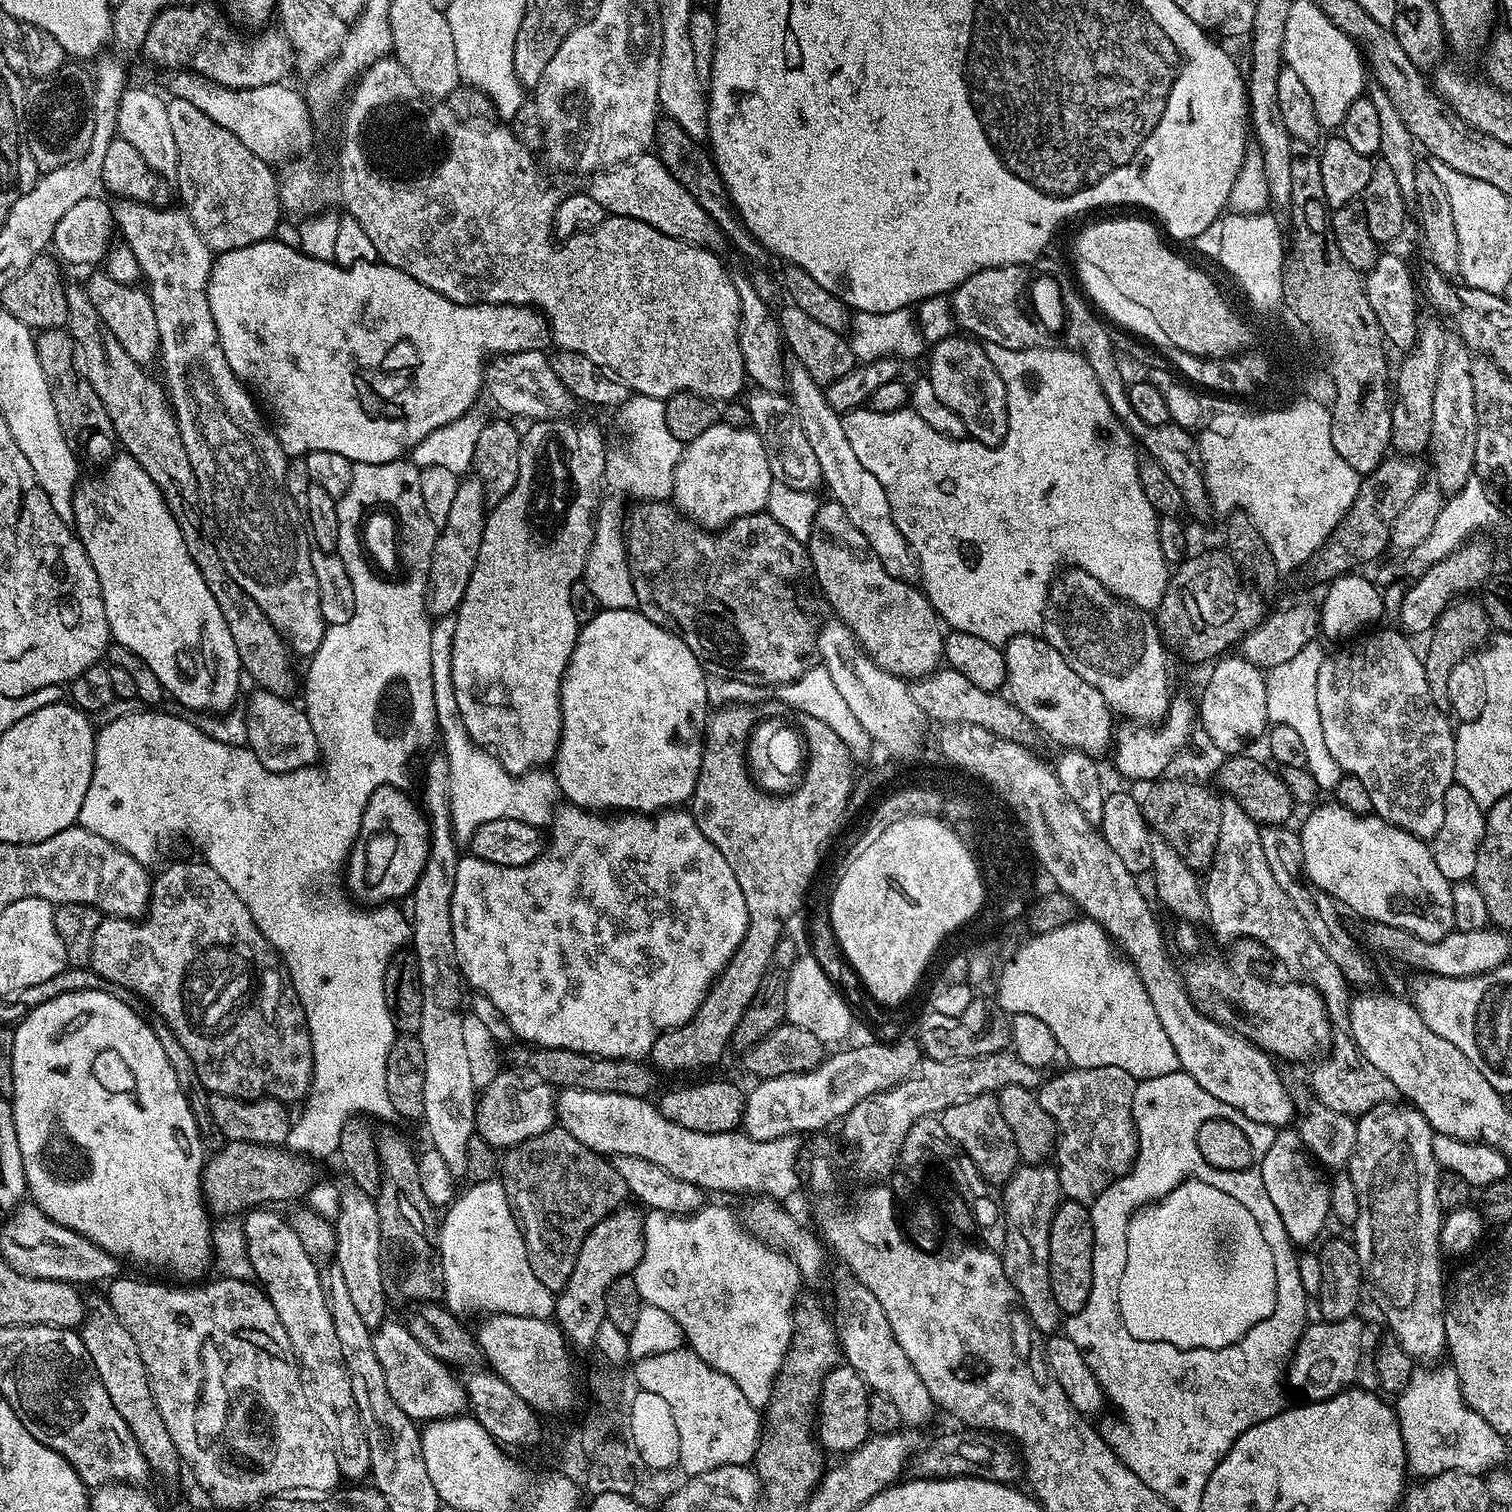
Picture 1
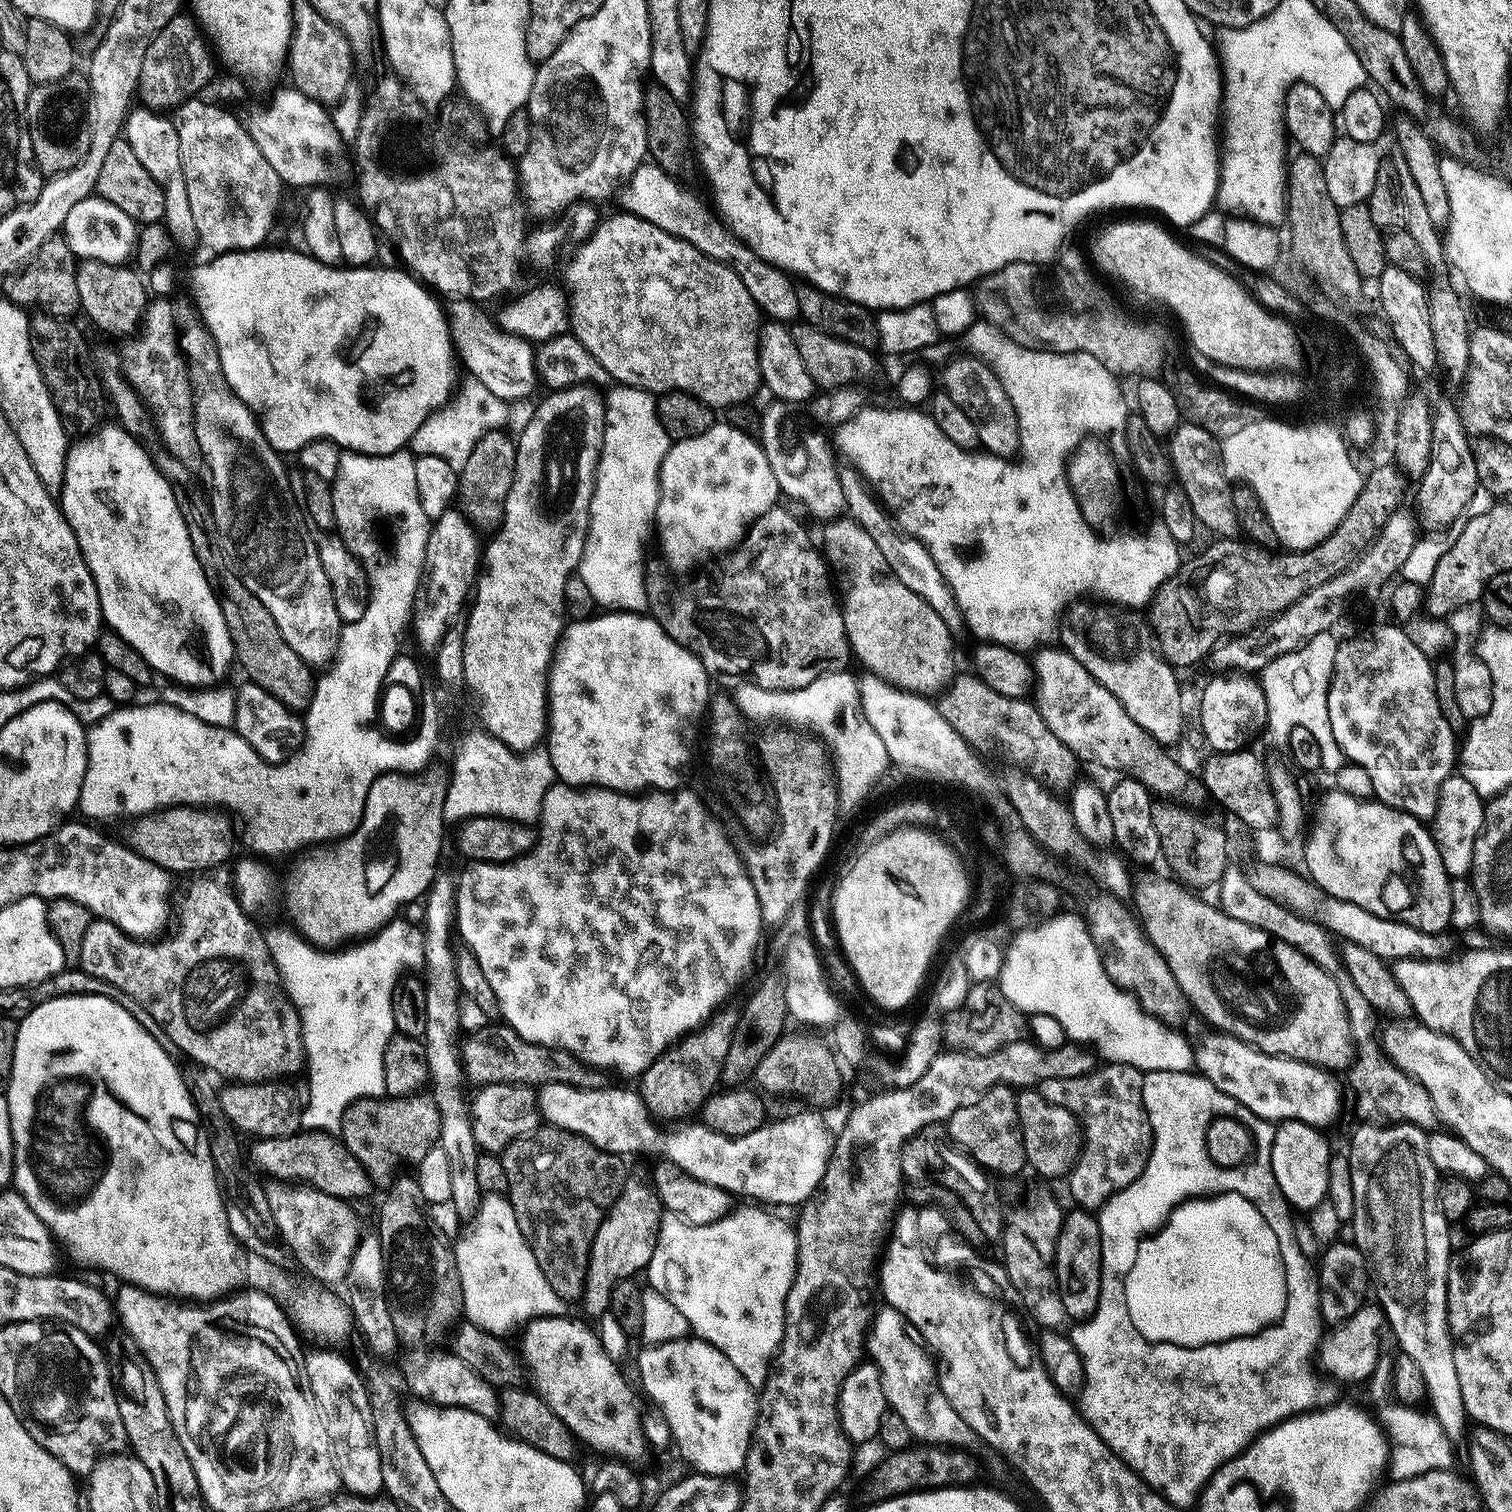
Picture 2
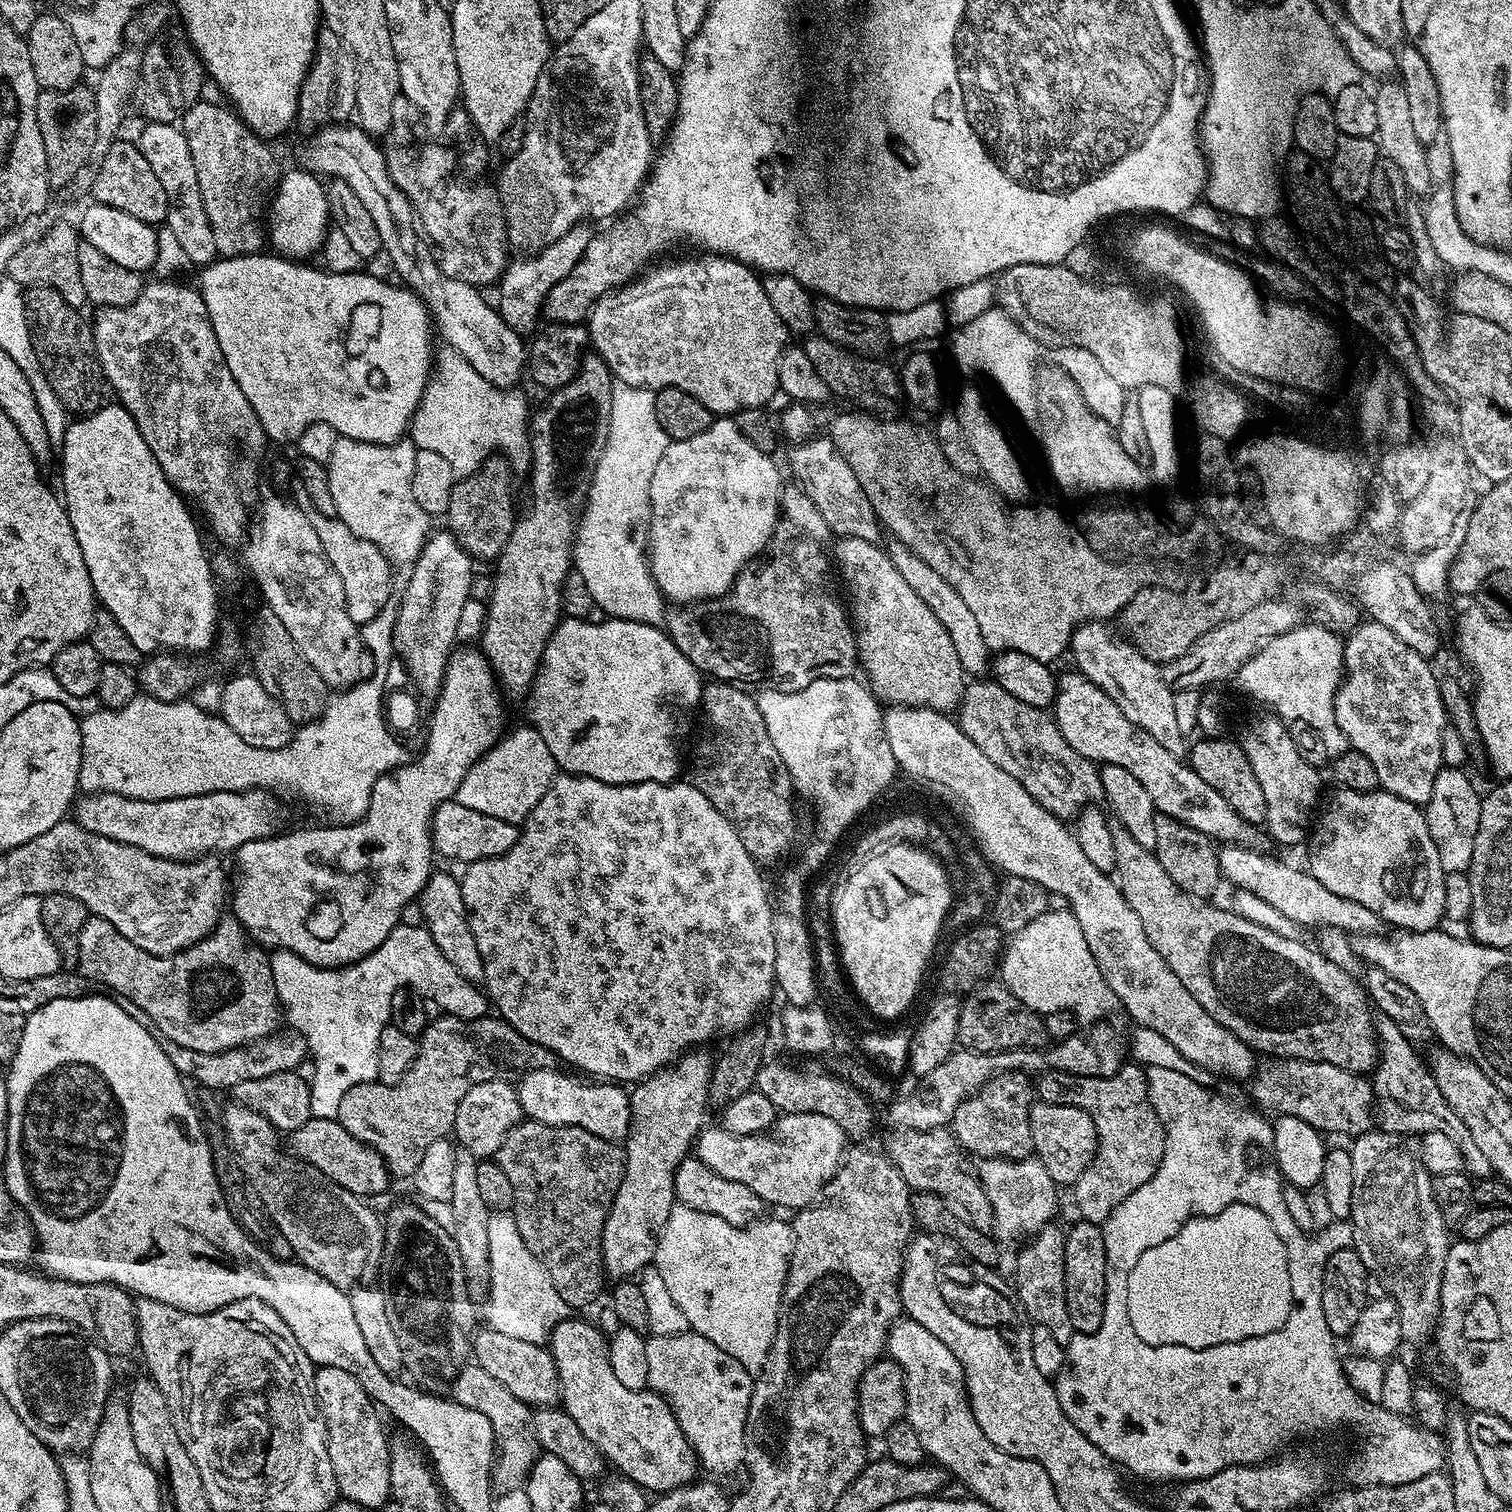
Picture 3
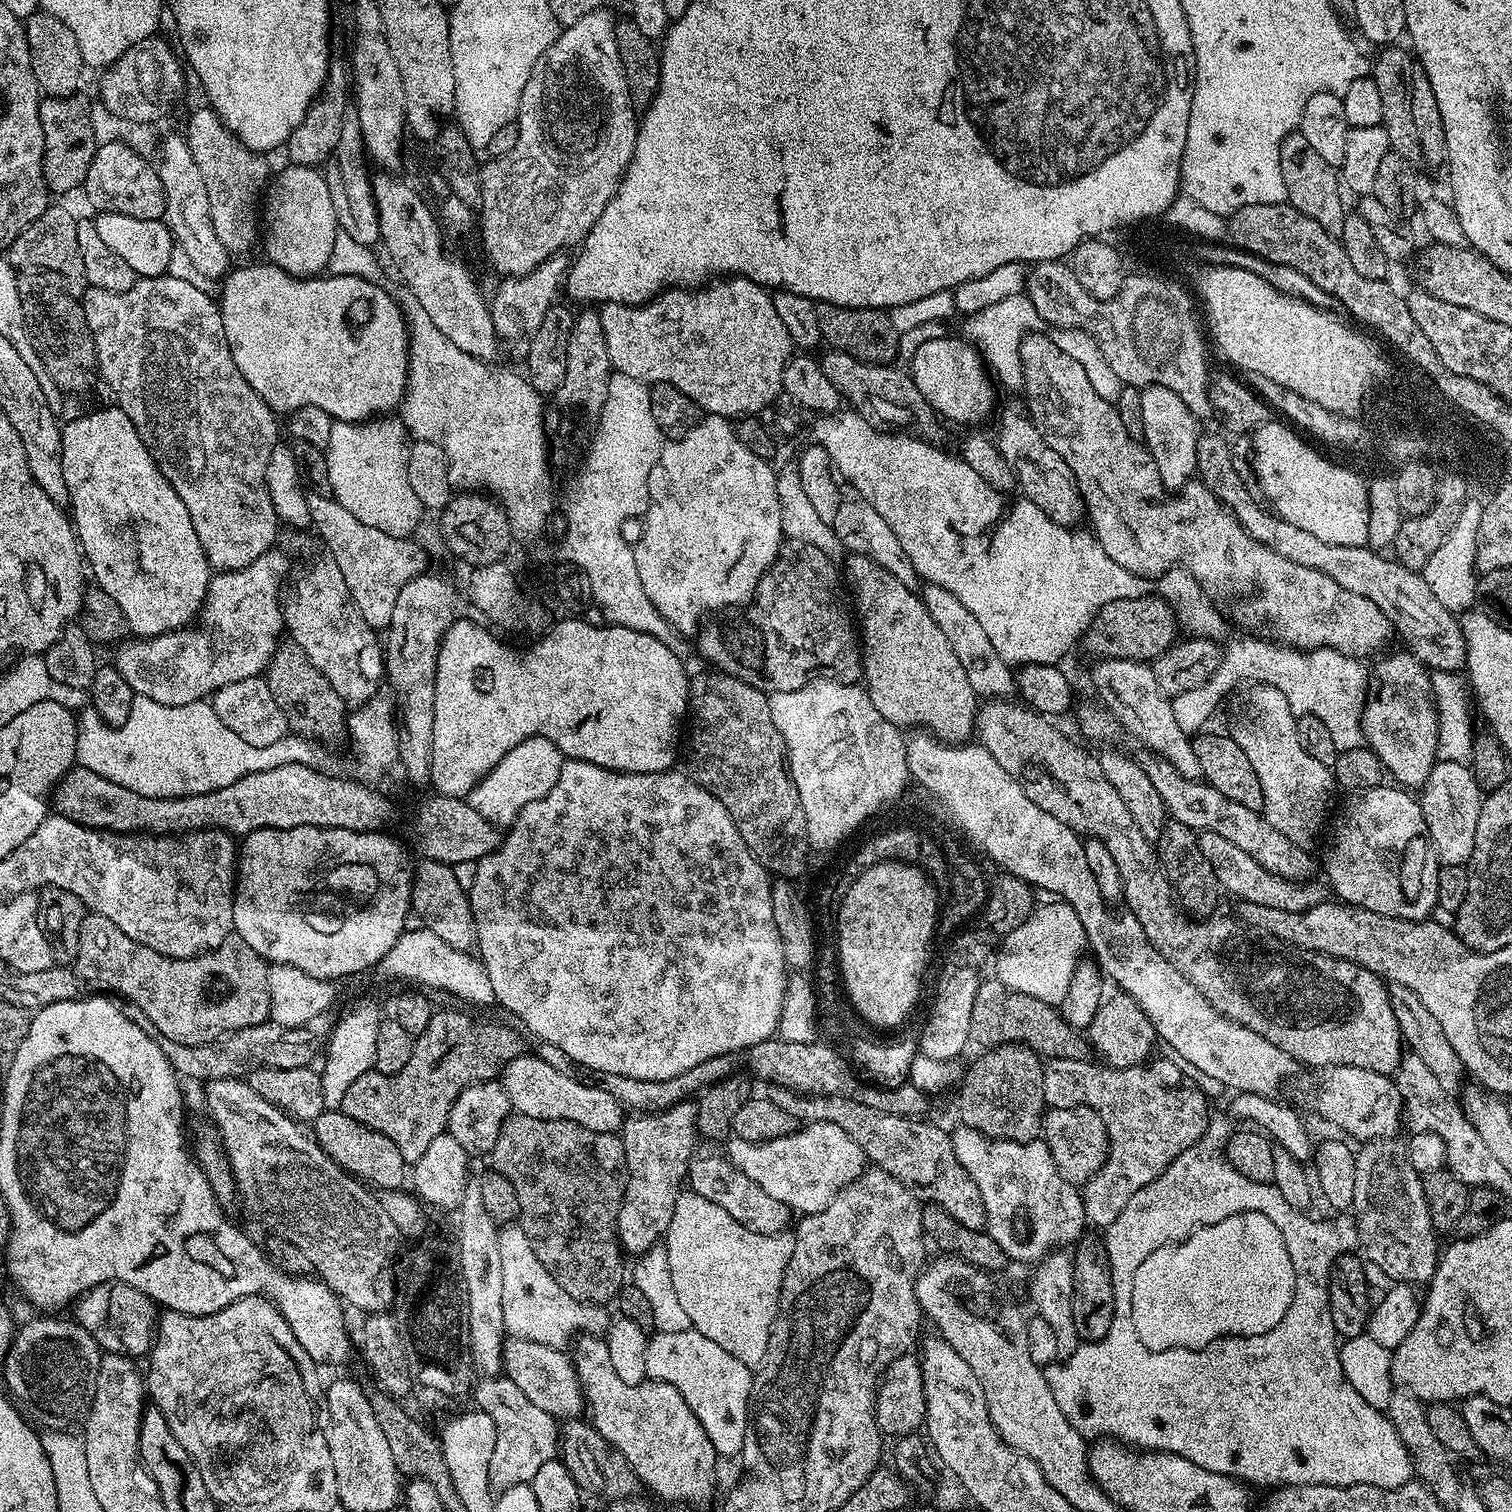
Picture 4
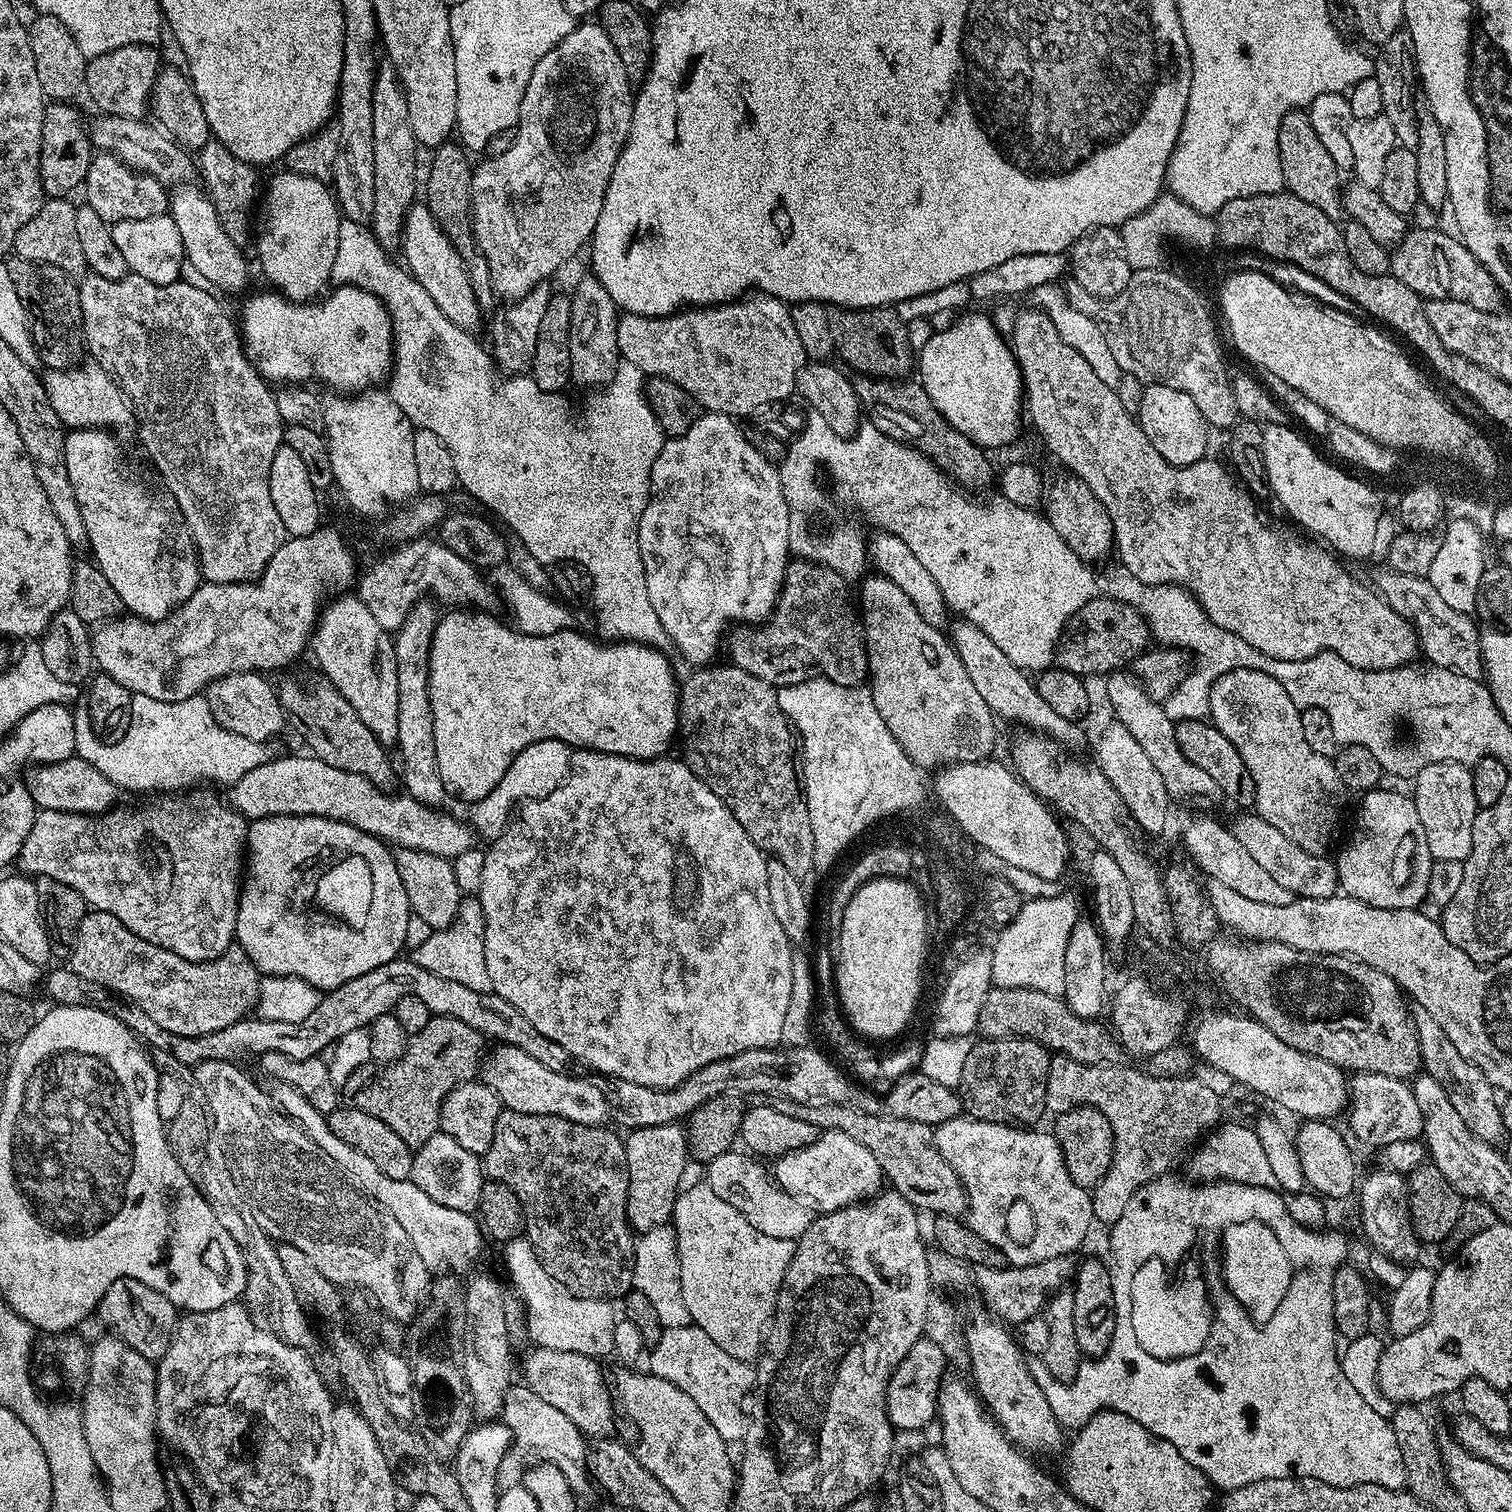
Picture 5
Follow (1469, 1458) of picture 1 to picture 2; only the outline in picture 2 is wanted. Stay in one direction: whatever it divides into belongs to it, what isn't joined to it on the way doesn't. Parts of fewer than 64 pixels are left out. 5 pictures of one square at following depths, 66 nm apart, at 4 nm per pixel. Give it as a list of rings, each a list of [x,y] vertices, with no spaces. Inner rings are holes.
[[[1388,1402],[1381,1408],[1384,1409],[1378,1412],[1378,1419],[1390,1445],[1390,1476],[1392,1480],[1405,1480],[1414,1478],[1418,1474],[1453,1467],[1454,1445],[1430,1411],[1420,1406],[1399,1402]]]

